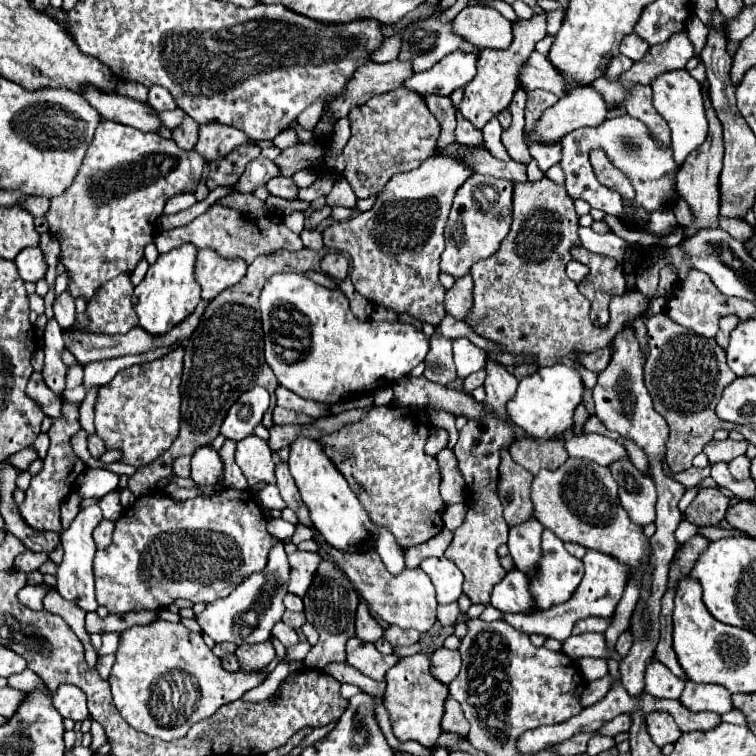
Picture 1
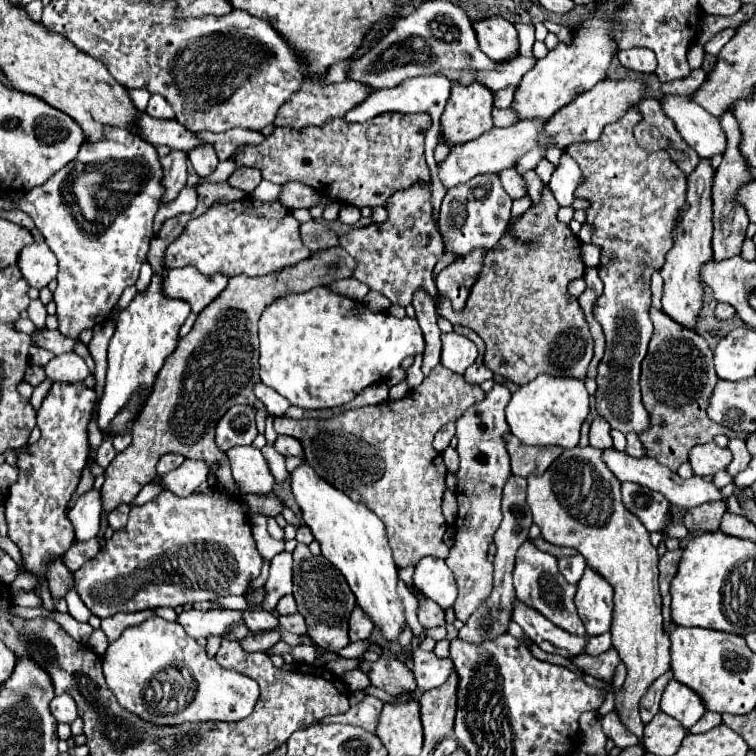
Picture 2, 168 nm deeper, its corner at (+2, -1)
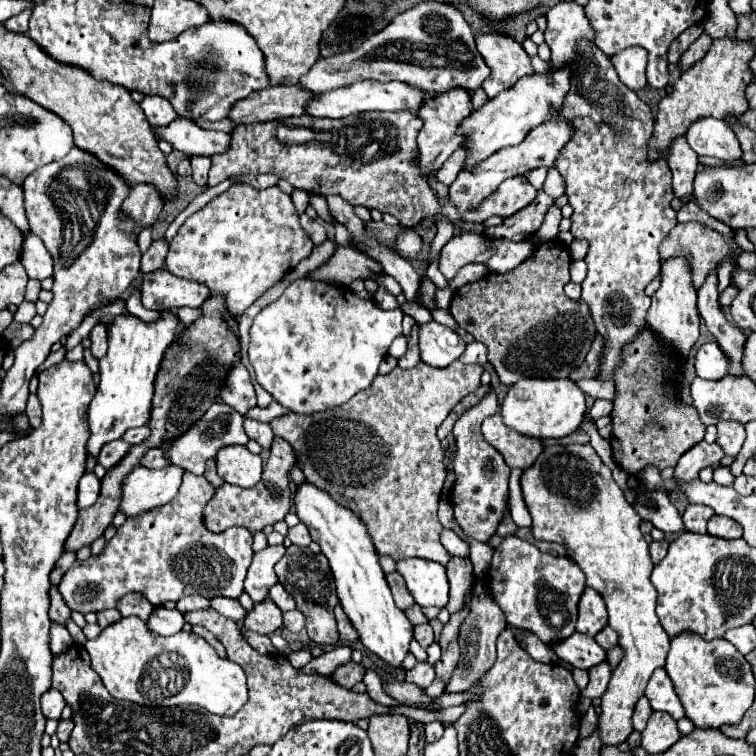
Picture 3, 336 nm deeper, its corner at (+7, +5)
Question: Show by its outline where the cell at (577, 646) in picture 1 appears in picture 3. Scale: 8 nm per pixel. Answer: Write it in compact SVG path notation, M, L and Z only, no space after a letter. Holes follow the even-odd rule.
M607 625L603 631L599 631L599 633L597 633L595 641L597 641L603 649L611 649L611 647L615 647L615 645L619 643L619 635L617 635L617 631L615 631L615 629L611 629L611 627Z

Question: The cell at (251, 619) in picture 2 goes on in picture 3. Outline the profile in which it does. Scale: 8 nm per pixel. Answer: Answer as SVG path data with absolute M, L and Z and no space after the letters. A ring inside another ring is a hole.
M215 597L215 599L211 599L209 601L209 605L211 605L211 609L215 609L217 613L221 613L221 615L225 615L225 617L229 617L229 619L233 619L233 621L243 621L243 617L247 615L247 611L239 605L239 601L237 599L227 599L227 597Z

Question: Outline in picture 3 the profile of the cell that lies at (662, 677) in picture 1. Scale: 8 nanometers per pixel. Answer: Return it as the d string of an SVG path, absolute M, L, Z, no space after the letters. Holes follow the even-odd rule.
M641 697L641 699L637 701L637 705L635 705L635 713L633 713L633 729L641 733L641 731L645 729L645 725L647 725L651 713L653 713L653 711L651 711L651 707L649 707L649 703L647 703L647 697Z

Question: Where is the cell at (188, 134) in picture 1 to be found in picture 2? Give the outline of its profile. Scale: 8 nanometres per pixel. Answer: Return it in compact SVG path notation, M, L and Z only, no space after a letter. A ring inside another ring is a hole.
M172 149L170 155L162 159L164 187L166 187L162 203L176 199L176 195L186 185L186 165L188 165L188 153L180 153L180 149Z

